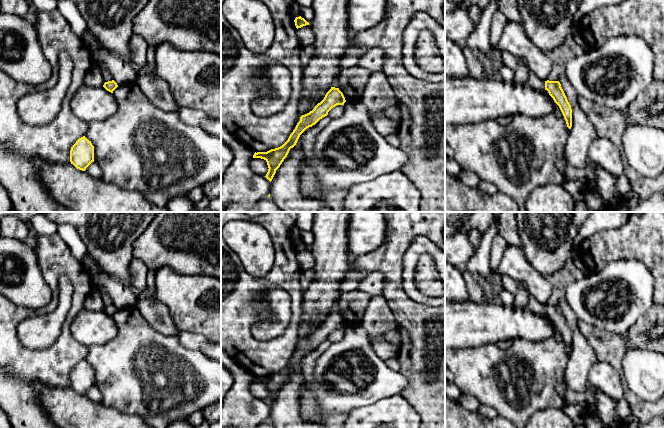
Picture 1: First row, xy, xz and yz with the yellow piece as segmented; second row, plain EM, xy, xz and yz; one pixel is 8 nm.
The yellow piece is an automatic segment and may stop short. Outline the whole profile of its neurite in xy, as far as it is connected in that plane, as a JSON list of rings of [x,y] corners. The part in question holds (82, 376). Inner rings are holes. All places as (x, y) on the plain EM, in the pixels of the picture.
[[[85,360],[79,362],[71,371],[70,386],[82,395],[94,386],[94,370]]]

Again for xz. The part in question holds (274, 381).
[[[340,300],[336,301],[333,310],[326,317],[324,323],[318,327],[312,335],[302,339],[295,353],[290,358],[288,364],[280,371],[271,373],[267,376],[255,376],[253,382],[261,382],[267,386],[268,396],[266,402],[271,406],[276,394],[280,391],[287,381],[291,372],[293,372],[300,359],[309,351],[315,349],[320,343],[328,339],[328,336],[337,329],[344,329],[346,326],[343,317],[339,314]]]

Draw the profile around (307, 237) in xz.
[[[300,231],[300,239],[307,246],[311,246],[314,243],[314,234],[311,231]]]

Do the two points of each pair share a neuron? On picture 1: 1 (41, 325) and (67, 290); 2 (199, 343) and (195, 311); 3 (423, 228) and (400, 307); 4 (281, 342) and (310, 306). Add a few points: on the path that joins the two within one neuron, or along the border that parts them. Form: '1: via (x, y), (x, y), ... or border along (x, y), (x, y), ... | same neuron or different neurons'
1: via (51, 321), (61, 311), (65, 300) | same neuron
2: border along (179, 330), (200, 333), (210, 341) | different neurons
3: via (401, 242), (394, 249), (394, 285) | same neuron
4: border along (303, 293), (302, 318), (297, 339) | different neurons

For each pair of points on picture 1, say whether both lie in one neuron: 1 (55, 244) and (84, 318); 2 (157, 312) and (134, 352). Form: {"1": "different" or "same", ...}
{"1": "different", "2": "different"}

